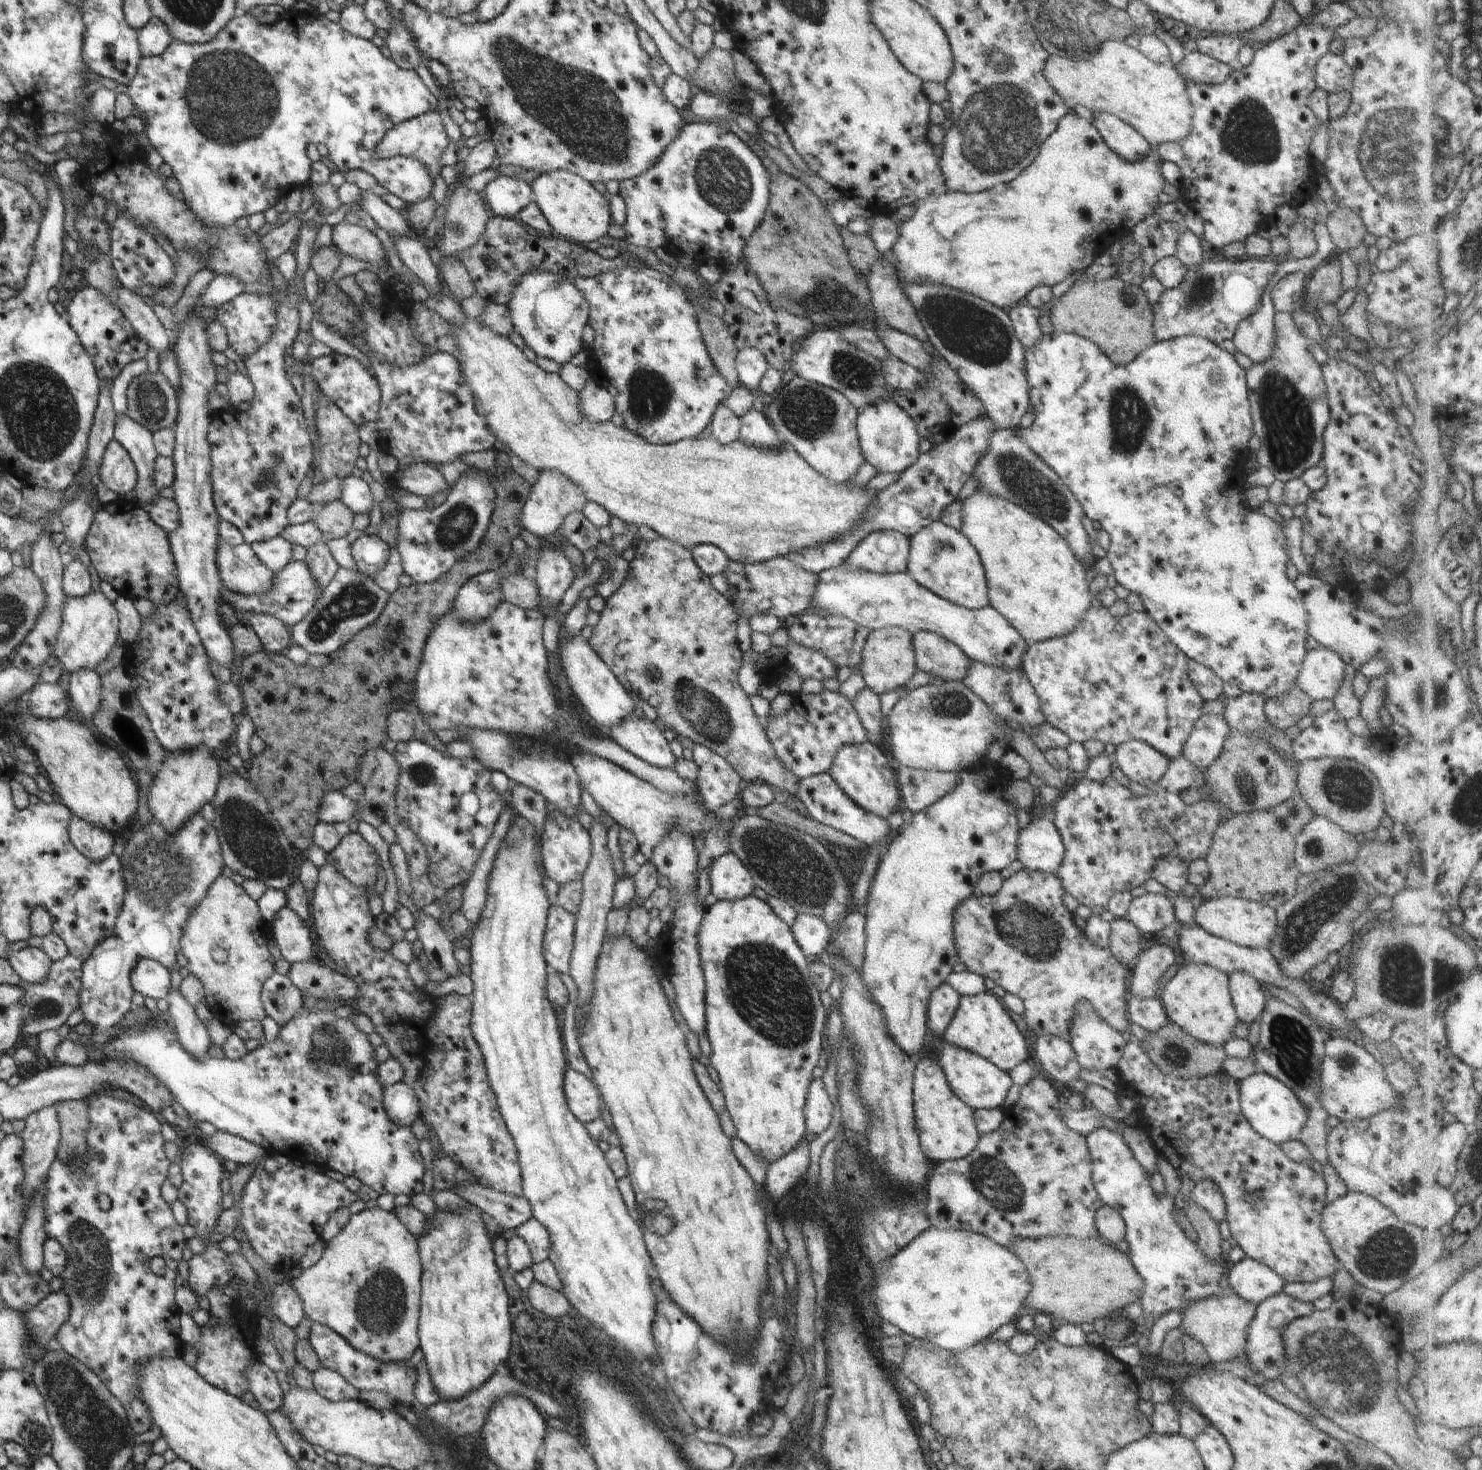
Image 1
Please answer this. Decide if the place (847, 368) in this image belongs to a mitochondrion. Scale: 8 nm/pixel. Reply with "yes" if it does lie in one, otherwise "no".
yes

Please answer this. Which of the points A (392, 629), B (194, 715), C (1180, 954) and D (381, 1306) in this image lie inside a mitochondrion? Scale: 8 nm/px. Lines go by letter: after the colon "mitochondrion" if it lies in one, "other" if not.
A: mitochondrion
B: other
C: other
D: mitochondrion

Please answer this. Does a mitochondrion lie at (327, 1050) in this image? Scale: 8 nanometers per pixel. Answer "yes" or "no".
yes

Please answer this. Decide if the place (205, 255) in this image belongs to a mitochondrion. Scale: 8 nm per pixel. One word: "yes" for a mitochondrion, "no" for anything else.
no

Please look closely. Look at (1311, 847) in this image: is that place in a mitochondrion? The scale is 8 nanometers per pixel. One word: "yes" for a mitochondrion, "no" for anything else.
yes

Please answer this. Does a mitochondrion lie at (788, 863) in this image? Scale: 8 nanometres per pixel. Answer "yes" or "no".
yes

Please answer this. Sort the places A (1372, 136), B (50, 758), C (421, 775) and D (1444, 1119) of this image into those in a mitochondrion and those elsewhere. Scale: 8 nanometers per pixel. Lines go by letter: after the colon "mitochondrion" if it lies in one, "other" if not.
A: mitochondrion
B: other
C: mitochondrion
D: other

